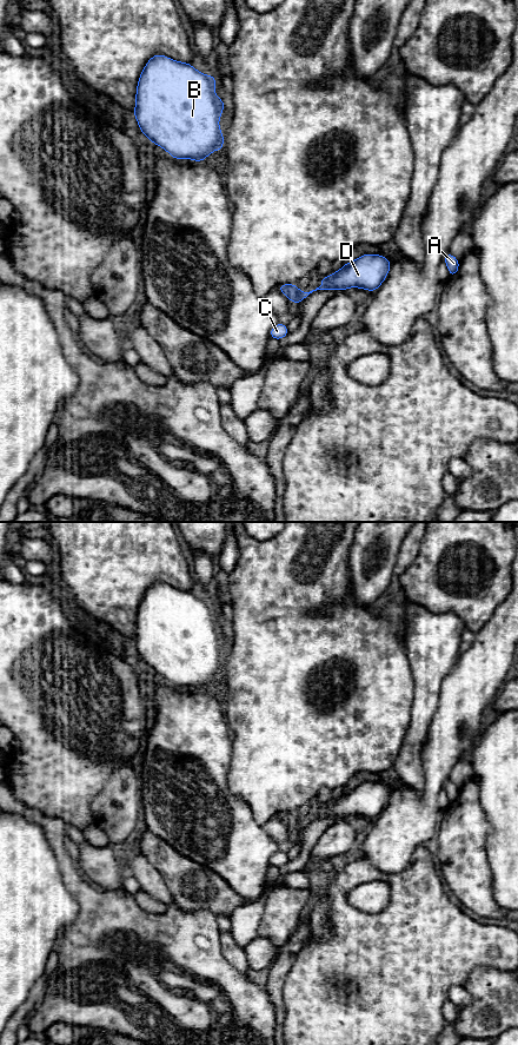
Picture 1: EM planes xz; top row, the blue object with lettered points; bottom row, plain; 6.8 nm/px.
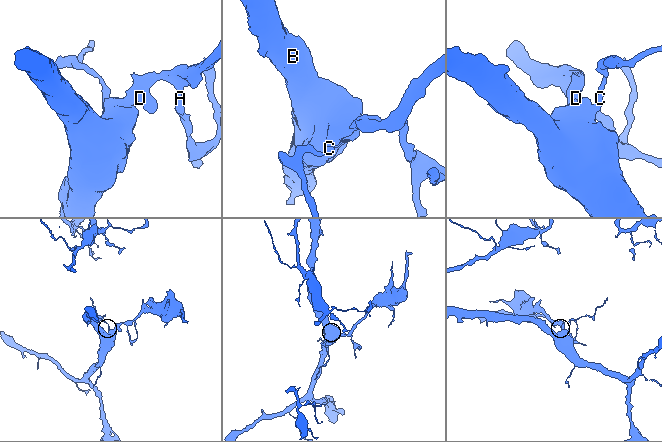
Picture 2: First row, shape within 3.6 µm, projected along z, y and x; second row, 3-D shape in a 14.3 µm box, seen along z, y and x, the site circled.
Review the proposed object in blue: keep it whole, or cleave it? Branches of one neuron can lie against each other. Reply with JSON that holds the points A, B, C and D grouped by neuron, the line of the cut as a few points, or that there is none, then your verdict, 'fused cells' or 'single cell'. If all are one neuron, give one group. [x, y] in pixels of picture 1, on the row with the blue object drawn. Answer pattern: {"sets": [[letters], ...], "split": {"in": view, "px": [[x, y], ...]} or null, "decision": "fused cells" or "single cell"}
{"sets": [["A", "B", "C", "D"]], "split": null, "decision": "single cell"}

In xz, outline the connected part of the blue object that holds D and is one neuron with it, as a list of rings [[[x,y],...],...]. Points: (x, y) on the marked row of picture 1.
[[[366,253],[366,254],[360,256],[356,260],[346,263],[340,270],[336,271],[334,273],[326,276],[324,278],[320,278],[321,284],[316,290],[312,290],[310,292],[304,292],[295,286],[295,283],[281,284],[277,287],[277,290],[279,292],[284,292],[291,303],[298,303],[298,304],[300,304],[310,293],[312,293],[313,291],[317,291],[317,290],[334,290],[334,289],[337,289],[338,291],[345,291],[348,287],[359,287],[359,289],[368,290],[370,292],[374,292],[381,285],[381,283],[385,280],[385,278],[387,277],[391,265],[392,265],[392,263],[381,254]]]

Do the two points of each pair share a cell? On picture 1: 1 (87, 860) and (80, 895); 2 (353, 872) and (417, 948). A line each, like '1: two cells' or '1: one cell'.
1: two cells
2: one cell

